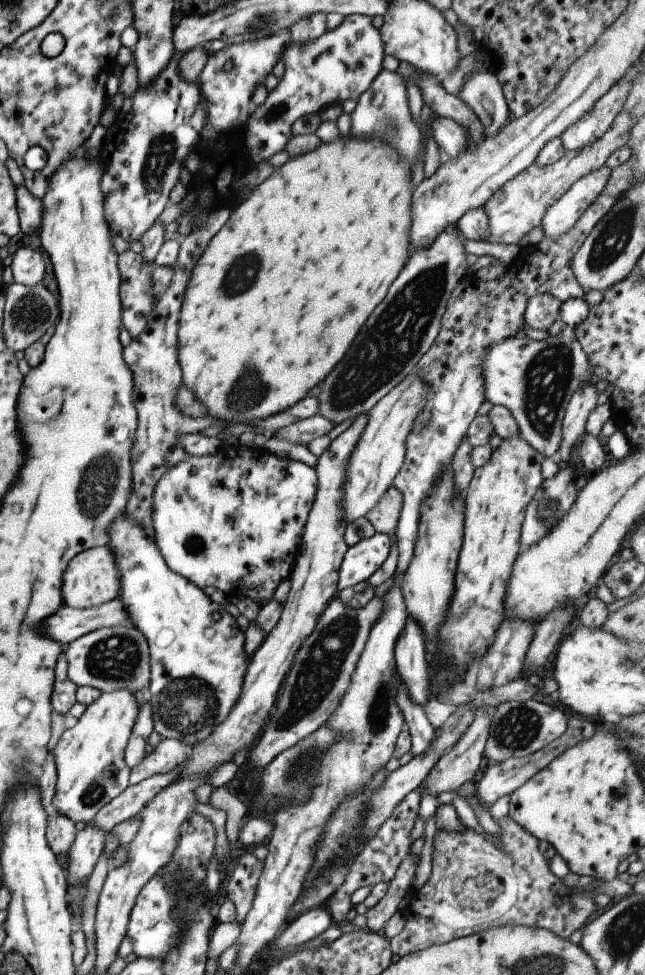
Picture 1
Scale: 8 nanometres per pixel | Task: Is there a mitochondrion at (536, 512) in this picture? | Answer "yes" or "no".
yes

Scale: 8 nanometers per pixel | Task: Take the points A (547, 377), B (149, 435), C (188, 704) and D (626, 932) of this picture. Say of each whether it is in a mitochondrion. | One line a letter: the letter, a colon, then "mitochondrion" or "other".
A: mitochondrion
B: other
C: mitochondrion
D: mitochondrion

